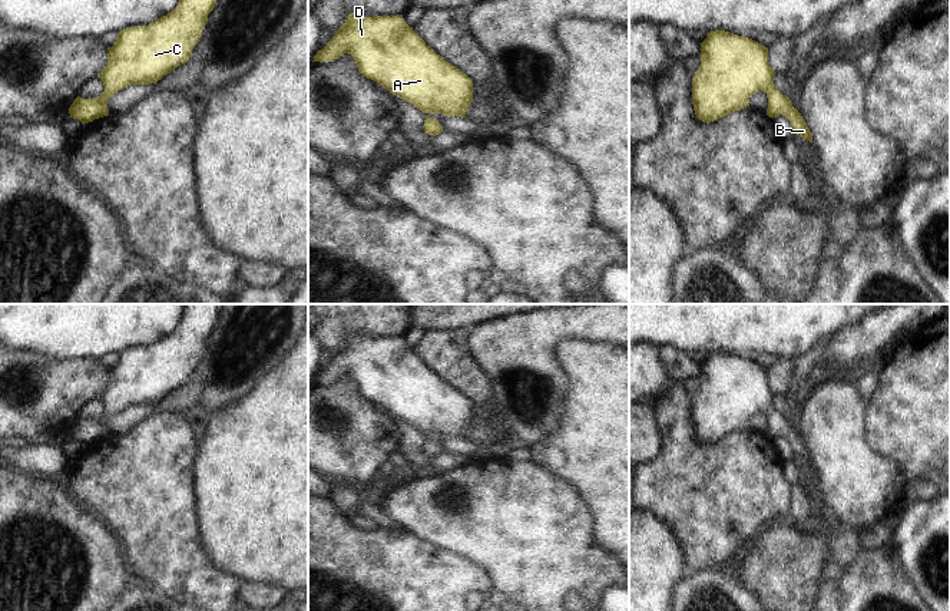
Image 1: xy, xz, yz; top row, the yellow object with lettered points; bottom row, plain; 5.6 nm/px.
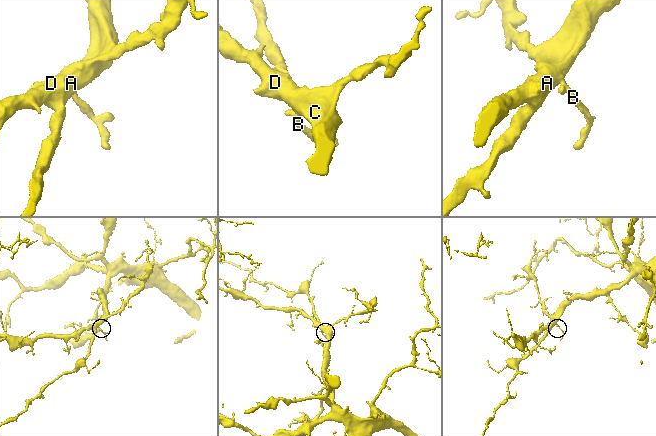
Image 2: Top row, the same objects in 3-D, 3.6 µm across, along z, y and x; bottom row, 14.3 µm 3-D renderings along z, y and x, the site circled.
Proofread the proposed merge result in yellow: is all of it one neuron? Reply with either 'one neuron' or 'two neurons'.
one neuron

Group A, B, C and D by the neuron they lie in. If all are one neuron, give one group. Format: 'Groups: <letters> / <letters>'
Groups: A B C D

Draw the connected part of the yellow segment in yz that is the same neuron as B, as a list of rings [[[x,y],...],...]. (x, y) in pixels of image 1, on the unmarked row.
[[[725,351],[709,353],[701,366],[701,387],[692,400],[692,426],[699,442],[711,445],[728,435],[749,427],[749,419],[762,412],[768,419],[767,436],[785,437],[795,450],[795,455],[812,465],[812,455],[801,435],[792,427],[788,417],[782,416],[774,406],[775,393],[768,384],[768,369]]]

